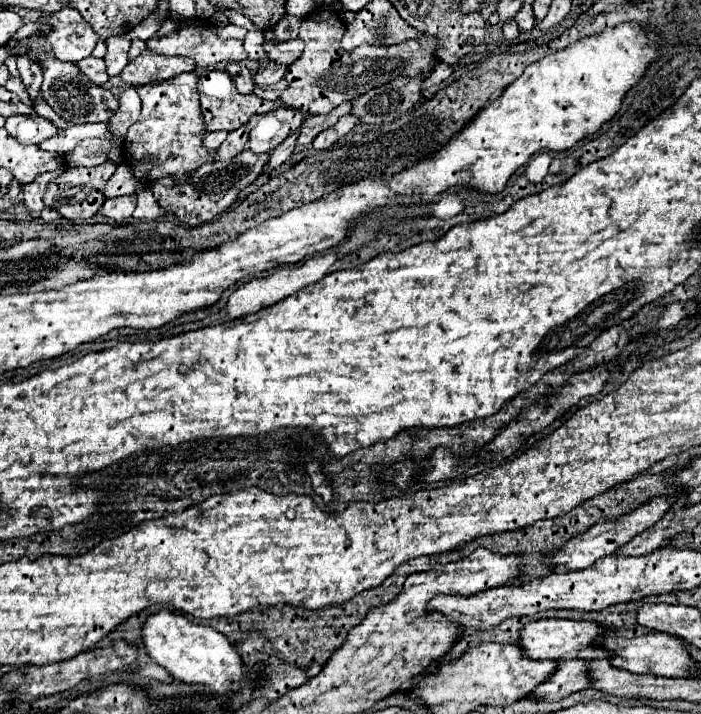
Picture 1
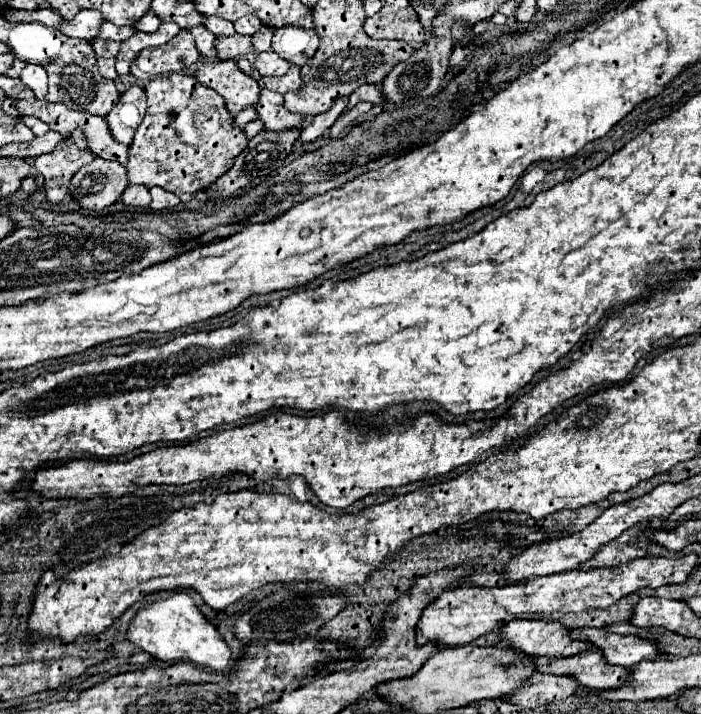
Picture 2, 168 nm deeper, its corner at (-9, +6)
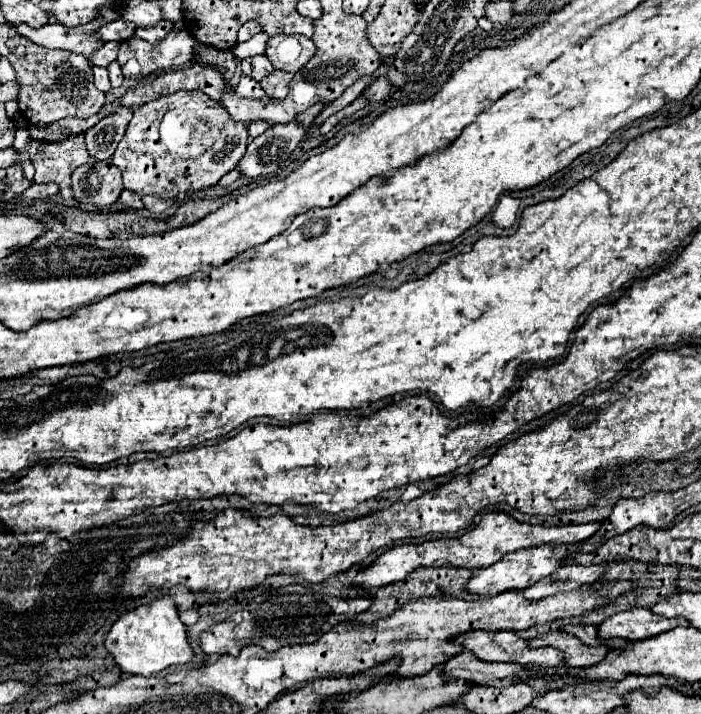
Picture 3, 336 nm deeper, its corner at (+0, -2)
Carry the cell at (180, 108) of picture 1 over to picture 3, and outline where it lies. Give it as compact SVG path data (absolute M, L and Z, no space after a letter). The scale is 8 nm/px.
M201 90L175 92L133 110L127 132L111 160L123 172L125 188L139 196L155 194L159 198L177 198L215 186L237 166L247 144L247 126L235 122L223 104L211 100Z

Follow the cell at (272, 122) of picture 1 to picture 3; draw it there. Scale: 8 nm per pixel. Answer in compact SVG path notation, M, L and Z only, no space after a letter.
M241 74L241 80L239 80L235 92L237 92L239 96L245 96L245 98L263 98L263 96L265 96L265 92L263 92L263 88L259 86L259 82L253 80L251 76L245 76L245 74Z

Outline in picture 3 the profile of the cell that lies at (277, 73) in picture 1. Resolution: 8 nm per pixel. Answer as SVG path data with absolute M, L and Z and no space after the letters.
M249 56L249 58L241 60L241 70L243 70L243 74L249 74L255 80L261 80L269 72L273 72L273 66L265 56Z

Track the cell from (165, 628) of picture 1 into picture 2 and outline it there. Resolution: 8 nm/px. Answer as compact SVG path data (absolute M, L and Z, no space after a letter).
M176 592L166 600L158 600L142 608L134 616L126 638L162 662L186 660L214 672L224 672L232 660L232 650L220 636L218 628L202 616L202 612L186 592Z

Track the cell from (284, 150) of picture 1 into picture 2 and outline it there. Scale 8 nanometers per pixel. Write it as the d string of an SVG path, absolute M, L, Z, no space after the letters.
M346 98L338 100L338 104L334 104L334 106L330 108L330 112L324 112L322 116L314 116L312 122L310 122L306 128L302 128L300 138L298 138L298 144L302 146L302 144L308 144L308 142L316 140L318 136L322 136L324 130L330 128L330 126L336 122L336 118L344 112L344 108L346 108Z

